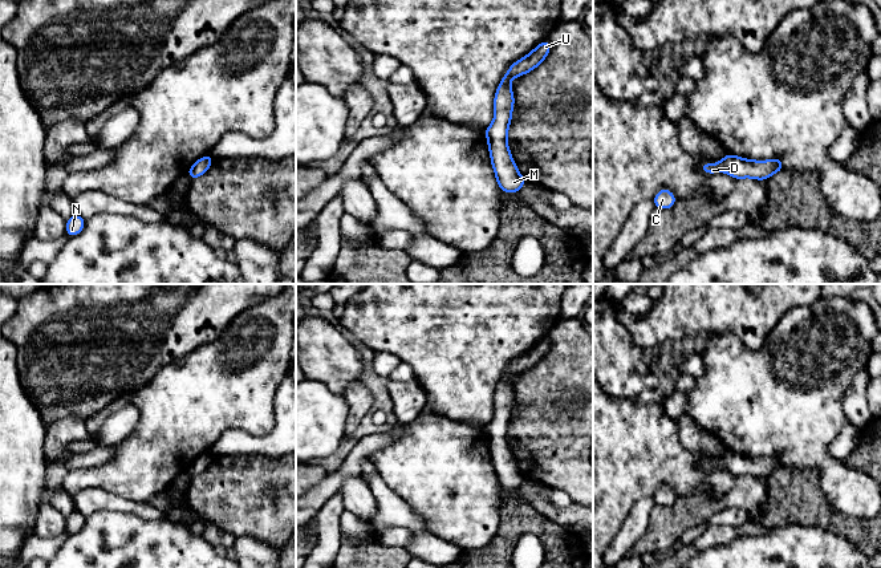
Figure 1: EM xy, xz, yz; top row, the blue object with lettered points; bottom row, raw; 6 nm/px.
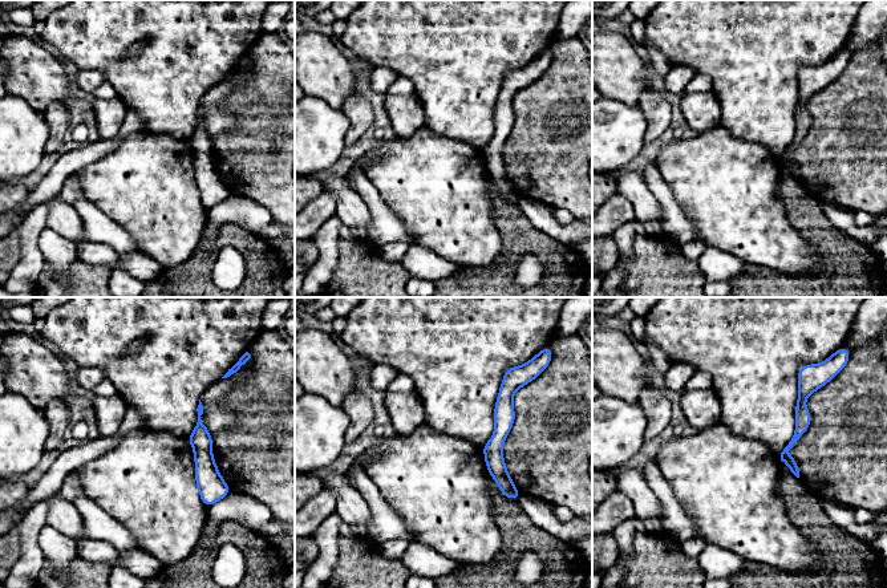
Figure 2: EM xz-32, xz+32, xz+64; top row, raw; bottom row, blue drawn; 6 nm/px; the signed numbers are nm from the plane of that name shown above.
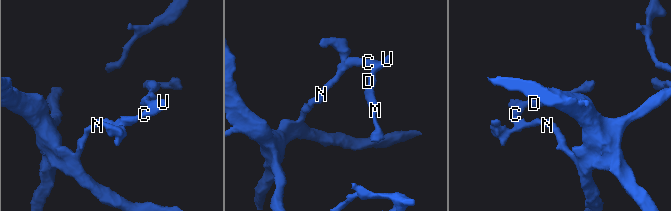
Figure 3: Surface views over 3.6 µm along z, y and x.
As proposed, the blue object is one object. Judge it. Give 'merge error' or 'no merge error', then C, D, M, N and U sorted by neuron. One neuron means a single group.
no merge error | C D M N U

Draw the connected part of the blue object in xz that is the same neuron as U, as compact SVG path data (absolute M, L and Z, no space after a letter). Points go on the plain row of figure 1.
M547 336L525 354L513 360L503 373L494 394L494 418L484 427L484 433L488 438L491 462L494 464L499 486L508 491L515 491L520 488L524 482L527 482L525 476L517 467L517 462L512 457L507 441L507 431L512 418L512 406L515 402L515 394L512 386L509 385L509 380L515 374L524 373L537 365L549 352L551 344L551 338Z

